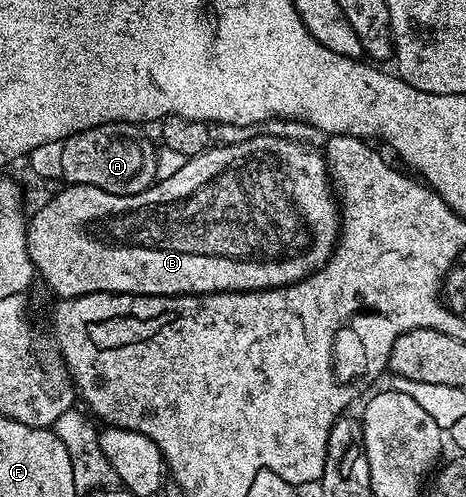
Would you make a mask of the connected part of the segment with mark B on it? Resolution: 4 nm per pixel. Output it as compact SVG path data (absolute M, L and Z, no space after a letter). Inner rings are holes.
M248 135L235 145L220 143L215 147L209 147L197 157L187 158L177 173L172 173L169 177L161 176L150 188L138 195L118 195L89 185L65 184L64 189L57 191L56 201L46 202L33 217L32 215L30 217L31 258L38 267L39 280L48 281L49 287L56 289L55 296L60 299L81 297L90 291L133 293L155 297L181 297L187 293L241 293L251 289L273 289L298 283L310 274L316 273L329 261L340 239L342 210L325 159L323 152L313 153L310 146L303 145L300 141L291 141L288 137Z

